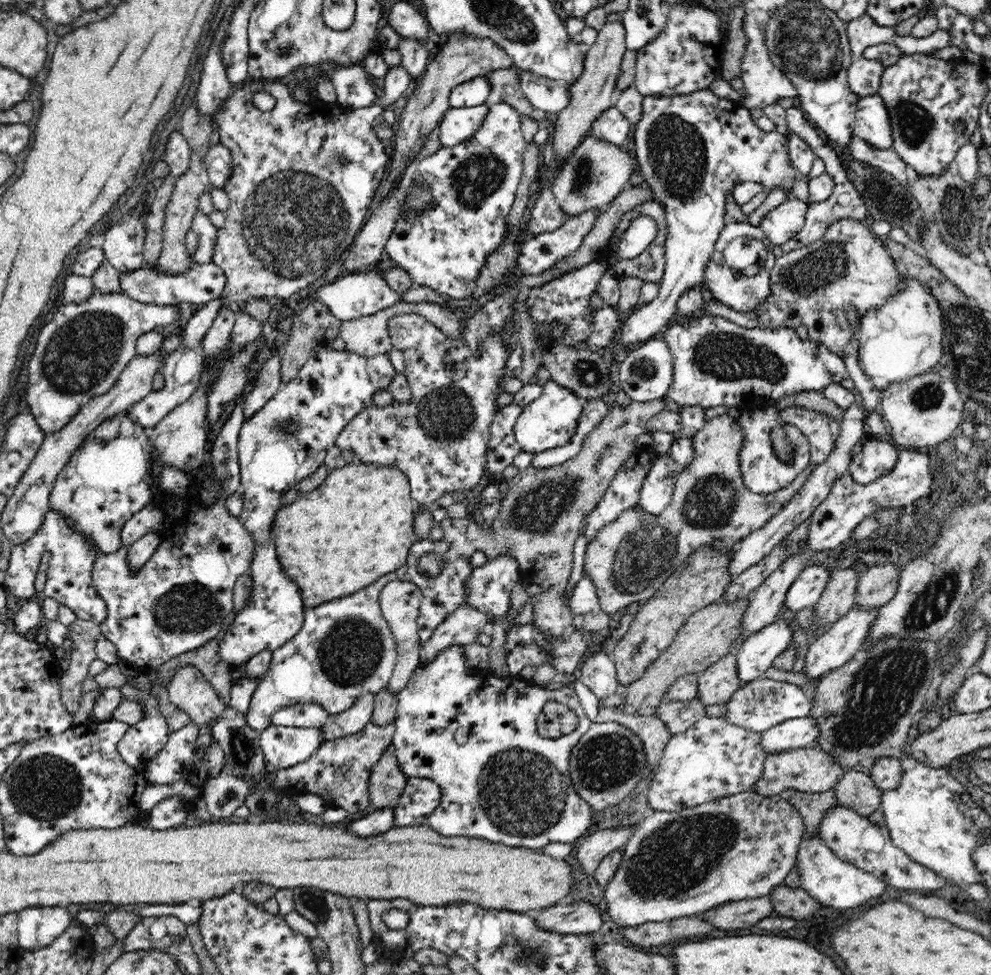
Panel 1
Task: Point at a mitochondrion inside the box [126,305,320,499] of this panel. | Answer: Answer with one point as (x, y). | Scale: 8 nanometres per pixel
(284, 428)

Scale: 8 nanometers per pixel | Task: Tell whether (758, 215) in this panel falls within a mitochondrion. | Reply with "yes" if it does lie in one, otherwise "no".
no

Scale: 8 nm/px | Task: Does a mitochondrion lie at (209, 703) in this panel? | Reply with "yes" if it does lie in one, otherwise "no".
no

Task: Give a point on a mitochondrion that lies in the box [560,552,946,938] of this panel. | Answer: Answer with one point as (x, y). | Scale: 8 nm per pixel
(680, 854)

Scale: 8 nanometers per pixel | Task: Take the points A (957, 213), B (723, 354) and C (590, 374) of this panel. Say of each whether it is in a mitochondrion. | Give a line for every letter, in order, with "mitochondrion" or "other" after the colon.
A: mitochondrion
B: mitochondrion
C: mitochondrion

